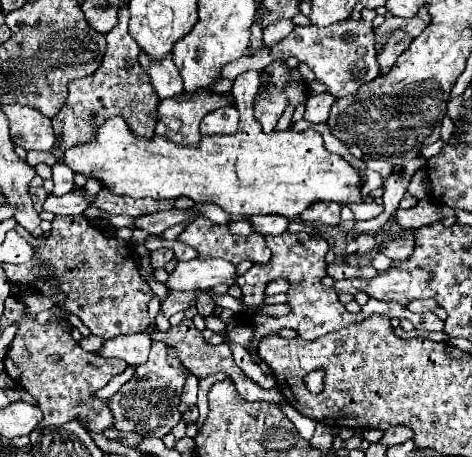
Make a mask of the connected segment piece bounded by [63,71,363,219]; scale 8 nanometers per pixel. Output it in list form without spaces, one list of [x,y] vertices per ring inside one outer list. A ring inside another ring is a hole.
[[[259,71],[235,77],[231,93],[235,101],[247,101],[247,105],[239,105],[239,131],[233,135],[203,137],[197,147],[179,147],[159,135],[151,141],[135,137],[121,117],[113,117],[97,129],[93,143],[67,149],[63,163],[87,177],[99,177],[115,193],[133,199],[177,199],[185,195],[197,203],[213,201],[235,217],[277,213],[293,219],[317,201],[361,203],[361,173],[341,155],[329,153],[319,131],[305,129],[297,133],[287,129],[271,135],[263,133],[249,105],[259,85]]]

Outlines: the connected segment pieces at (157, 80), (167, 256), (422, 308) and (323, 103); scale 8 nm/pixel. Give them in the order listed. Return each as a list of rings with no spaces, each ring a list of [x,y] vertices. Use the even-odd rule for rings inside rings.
[[[141,53],[139,63],[145,69],[145,73],[149,75],[149,81],[153,85],[155,93],[159,95],[159,99],[169,99],[169,97],[183,93],[181,75],[177,73],[177,67],[173,65],[171,57],[165,57],[161,63],[153,63],[151,59],[147,59],[145,53]]]
[[[157,249],[157,251],[151,251],[151,265],[153,265],[153,269],[165,267],[171,259],[173,259],[173,251],[171,251],[171,249]]]
[[[417,299],[417,301],[411,301],[409,305],[407,305],[407,309],[409,311],[413,311],[413,313],[425,313],[425,311],[435,311],[439,305],[435,303],[435,301],[431,301],[431,299]]]
[[[329,93],[311,95],[311,97],[307,99],[303,119],[309,121],[309,123],[327,123],[329,111],[331,111],[331,105],[333,105],[333,103],[335,103],[335,97],[329,95]]]

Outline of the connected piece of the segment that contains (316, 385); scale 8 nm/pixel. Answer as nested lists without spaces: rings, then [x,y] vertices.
[[[313,371],[305,377],[305,385],[307,389],[311,389],[311,393],[319,393],[323,389],[323,373],[321,371]]]

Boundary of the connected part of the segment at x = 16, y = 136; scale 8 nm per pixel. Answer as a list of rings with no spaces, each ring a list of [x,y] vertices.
[[[1,105],[1,111],[9,119],[11,141],[23,149],[43,149],[49,151],[55,143],[51,119],[43,117],[37,109],[27,105]]]

